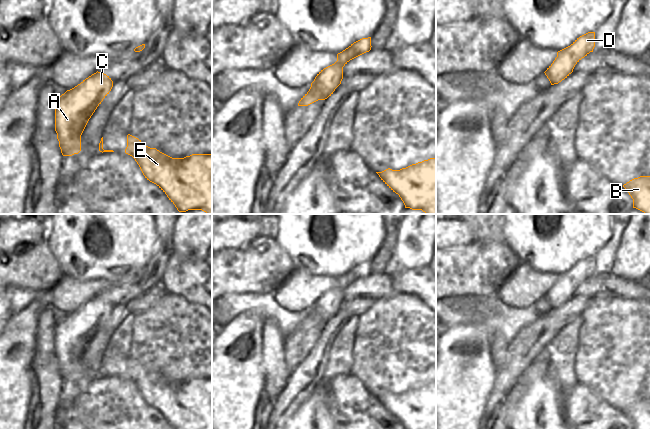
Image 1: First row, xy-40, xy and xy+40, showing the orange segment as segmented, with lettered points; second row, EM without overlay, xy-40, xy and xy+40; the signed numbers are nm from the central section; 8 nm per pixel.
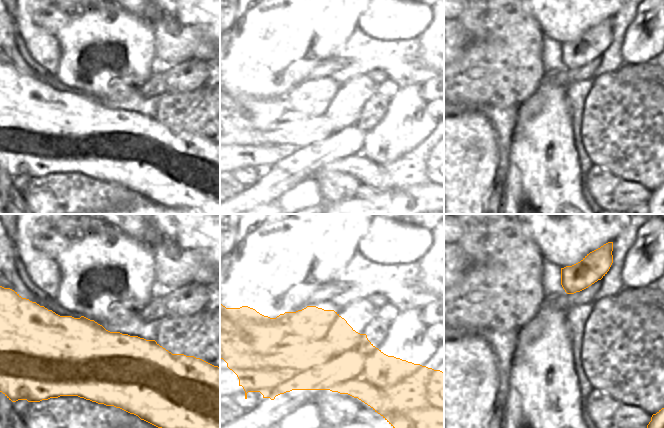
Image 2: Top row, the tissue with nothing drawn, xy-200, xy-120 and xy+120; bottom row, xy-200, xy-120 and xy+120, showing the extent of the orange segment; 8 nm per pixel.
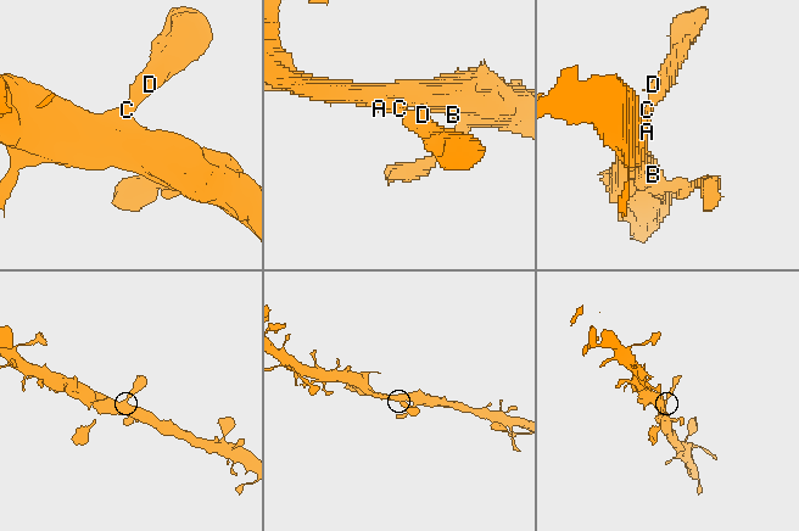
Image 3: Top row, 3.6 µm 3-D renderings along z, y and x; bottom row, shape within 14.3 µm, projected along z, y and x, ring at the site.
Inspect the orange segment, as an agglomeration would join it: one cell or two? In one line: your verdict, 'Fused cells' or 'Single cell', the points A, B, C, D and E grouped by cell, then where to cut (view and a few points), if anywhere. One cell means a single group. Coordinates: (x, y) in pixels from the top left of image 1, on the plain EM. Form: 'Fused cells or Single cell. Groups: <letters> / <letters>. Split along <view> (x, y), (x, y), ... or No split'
Single cell. Groups: A B C D E. No split

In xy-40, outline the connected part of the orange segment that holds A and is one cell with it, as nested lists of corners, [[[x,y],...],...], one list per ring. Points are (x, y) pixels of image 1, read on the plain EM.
[[[97,295],[55,322],[55,355],[63,380],[72,380],[81,375],[81,359],[112,311],[111,302]]]

